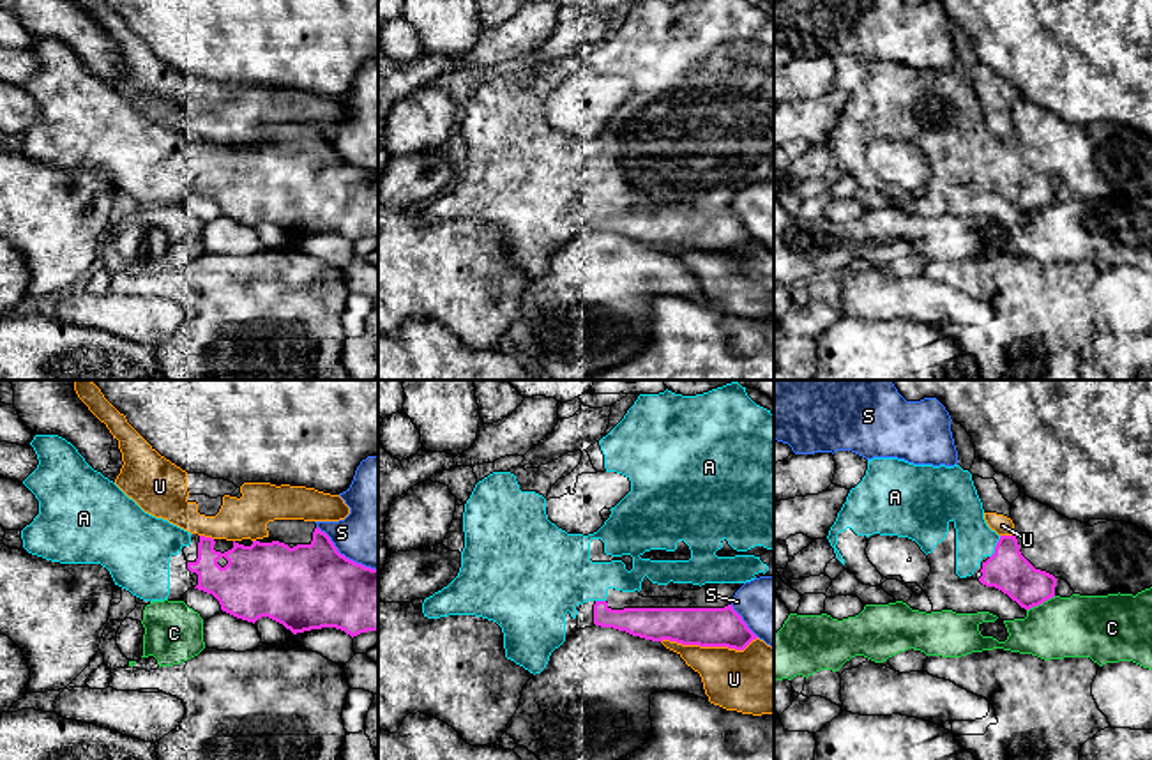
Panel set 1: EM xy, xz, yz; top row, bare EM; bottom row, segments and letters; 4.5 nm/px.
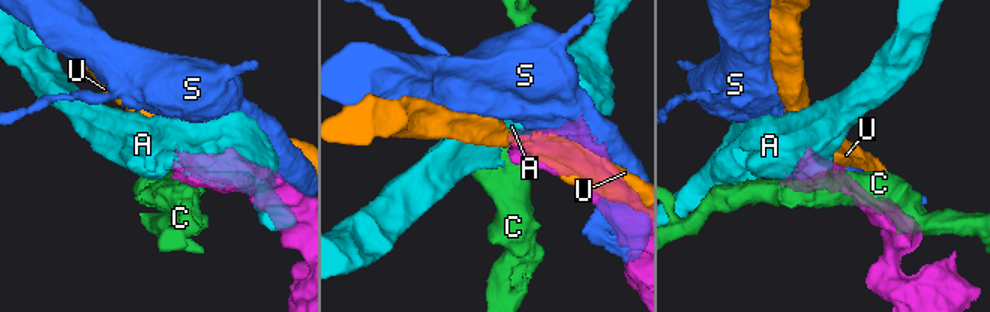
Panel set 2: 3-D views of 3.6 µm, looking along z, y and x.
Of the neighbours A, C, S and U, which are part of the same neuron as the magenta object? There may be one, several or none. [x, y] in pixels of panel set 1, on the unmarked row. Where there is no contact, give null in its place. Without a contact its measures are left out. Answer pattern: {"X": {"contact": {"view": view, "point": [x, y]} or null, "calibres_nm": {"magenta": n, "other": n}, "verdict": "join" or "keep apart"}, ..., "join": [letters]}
{"A": {"contact": {"view": "yz", "point": [995, 151]}, "calibres_nm": {"magenta": 190, "other": 180}, "verdict": "join"}, "C": {"contact": {"view": "yz", "point": [1041, 207]}, "calibres_nm": {"magenta": 190, "other": 280}, "verdict": "keep apart"}, "S": {"contact": {"view": "xy", "point": [343, 159]}, "calibres_nm": {"magenta": 380, "other": 320}, "verdict": "keep apart"}, "U": {"contact": {"view": "xz", "point": [709, 250]}, "calibres_nm": {"magenta": 180, "other": 300}, "verdict": "keep apart"}, "join": ["A"]}

